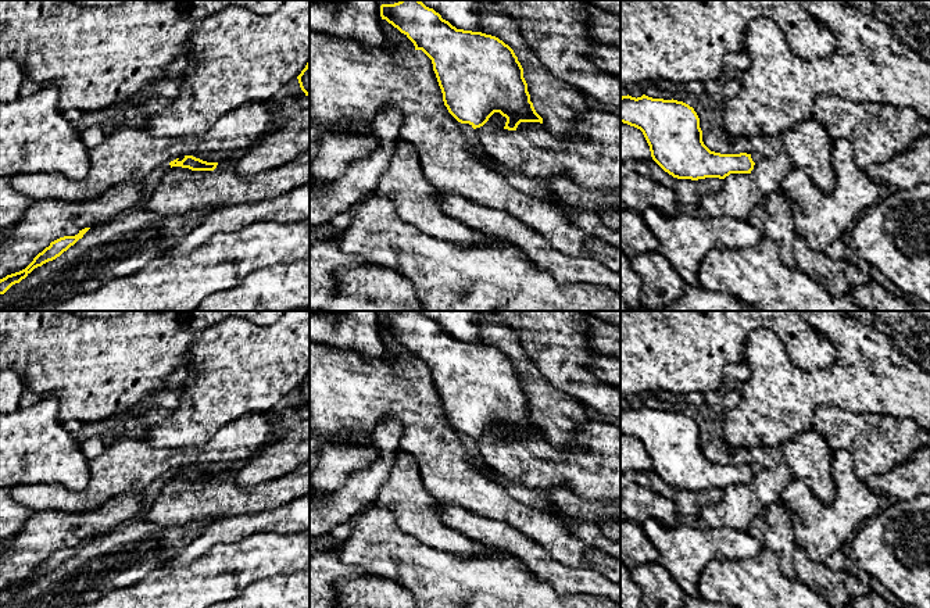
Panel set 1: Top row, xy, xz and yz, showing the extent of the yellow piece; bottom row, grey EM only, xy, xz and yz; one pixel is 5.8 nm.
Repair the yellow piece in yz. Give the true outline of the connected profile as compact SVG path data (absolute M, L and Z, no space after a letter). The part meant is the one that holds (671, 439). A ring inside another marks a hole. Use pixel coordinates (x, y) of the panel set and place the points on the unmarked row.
M622 407L620 433L643 443L652 471L673 489L725 490L754 480L751 465L711 462L702 453L697 423L683 412Z

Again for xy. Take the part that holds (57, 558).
M85 539L79 541L79 544L75 547L64 547L51 552L50 557L46 558L42 564L39 564L25 580L0 590L0 605L4 605L12 596L19 594L22 590L25 590L35 579L42 577L43 575L60 568L79 550L82 550L89 540L90 539Z

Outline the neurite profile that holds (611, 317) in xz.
M586 311L591 316L611 323L612 326L620 328L620 311Z

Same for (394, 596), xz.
M378 577L337 580L332 601L336 608L418 608L411 591Z

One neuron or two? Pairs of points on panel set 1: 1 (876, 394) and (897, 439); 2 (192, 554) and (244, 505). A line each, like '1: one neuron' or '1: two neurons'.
1: two neurons
2: two neurons

